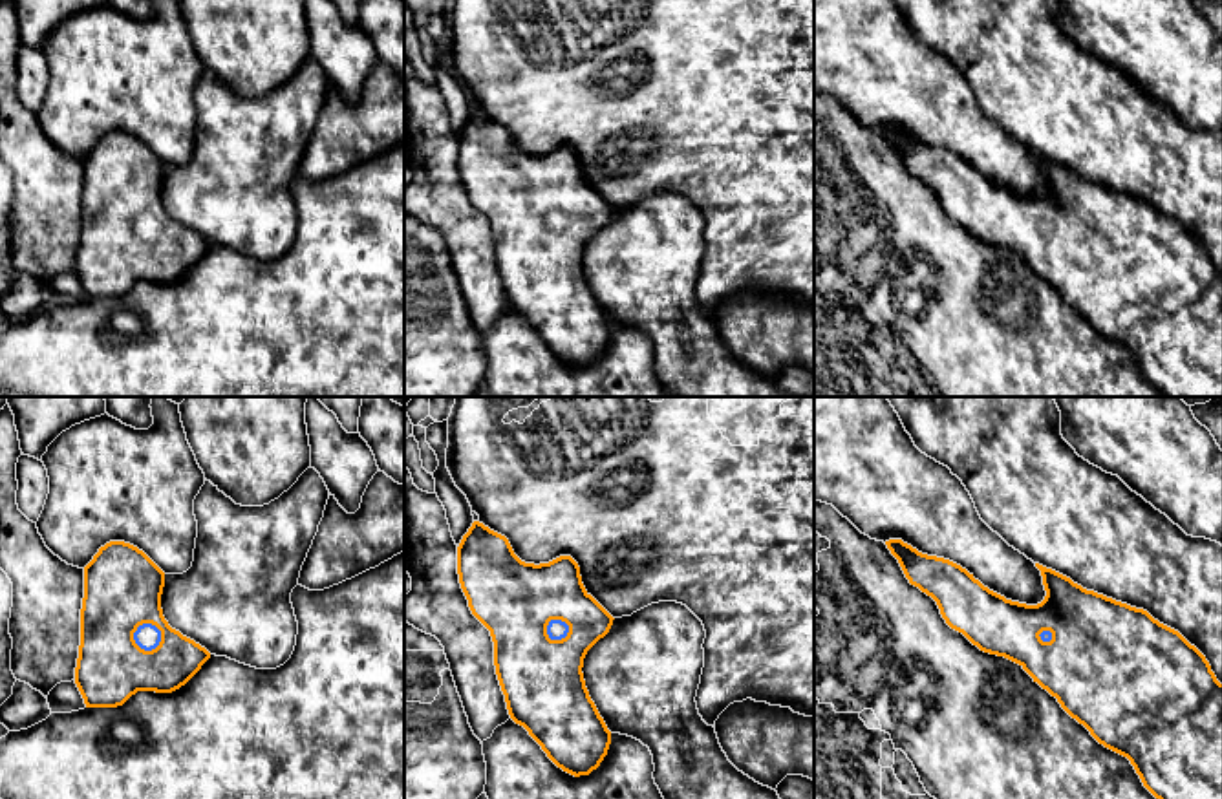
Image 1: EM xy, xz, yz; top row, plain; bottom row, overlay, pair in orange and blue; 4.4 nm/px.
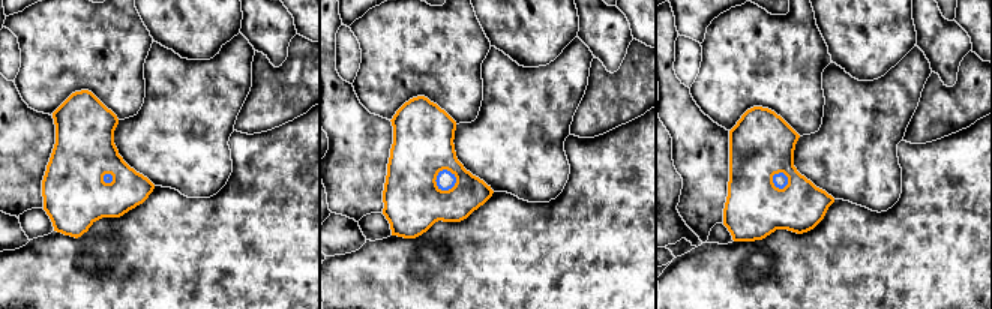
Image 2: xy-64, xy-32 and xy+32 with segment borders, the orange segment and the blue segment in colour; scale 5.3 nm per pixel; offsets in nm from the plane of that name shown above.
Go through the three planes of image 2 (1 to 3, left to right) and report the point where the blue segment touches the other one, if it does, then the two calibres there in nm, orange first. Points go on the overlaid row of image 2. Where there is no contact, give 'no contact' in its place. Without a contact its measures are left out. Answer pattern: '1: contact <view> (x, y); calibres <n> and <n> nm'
1: contact xy-64 (102, 180); calibres 340 and 50 nm
2: contact xy-32 (456, 179); calibres 320 and 100 nm
3: contact xy+32 (788, 180); calibres 360 and 80 nm

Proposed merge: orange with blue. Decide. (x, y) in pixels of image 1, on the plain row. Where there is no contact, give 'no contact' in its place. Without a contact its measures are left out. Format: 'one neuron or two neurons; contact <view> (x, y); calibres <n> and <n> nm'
one neuron; contact xy (143, 240); calibres 300 and 110 nm

